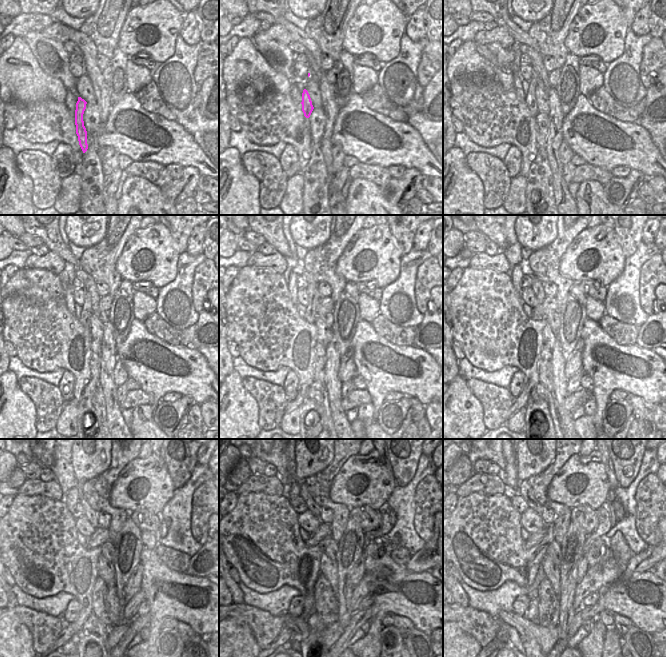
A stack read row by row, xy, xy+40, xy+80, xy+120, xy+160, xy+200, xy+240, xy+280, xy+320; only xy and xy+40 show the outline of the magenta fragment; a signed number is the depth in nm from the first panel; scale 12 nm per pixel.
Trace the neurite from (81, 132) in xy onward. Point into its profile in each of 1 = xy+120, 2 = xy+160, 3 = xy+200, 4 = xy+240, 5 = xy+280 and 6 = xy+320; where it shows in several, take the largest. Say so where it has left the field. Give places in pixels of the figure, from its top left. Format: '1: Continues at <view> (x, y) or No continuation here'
1: Continues at xy+120 (86, 312)
2: Continues at xy+160 (314, 297)
3: Continues at xy+200 (538, 313)
4: Continues at xy+240 (87, 508)
5: Continues at xy+280 (304, 493)
6: Continues at xy+320 (526, 490).

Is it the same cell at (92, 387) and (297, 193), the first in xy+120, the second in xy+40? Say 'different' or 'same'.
different

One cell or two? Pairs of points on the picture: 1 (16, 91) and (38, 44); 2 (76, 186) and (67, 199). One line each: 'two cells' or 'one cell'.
1: two cells
2: one cell

